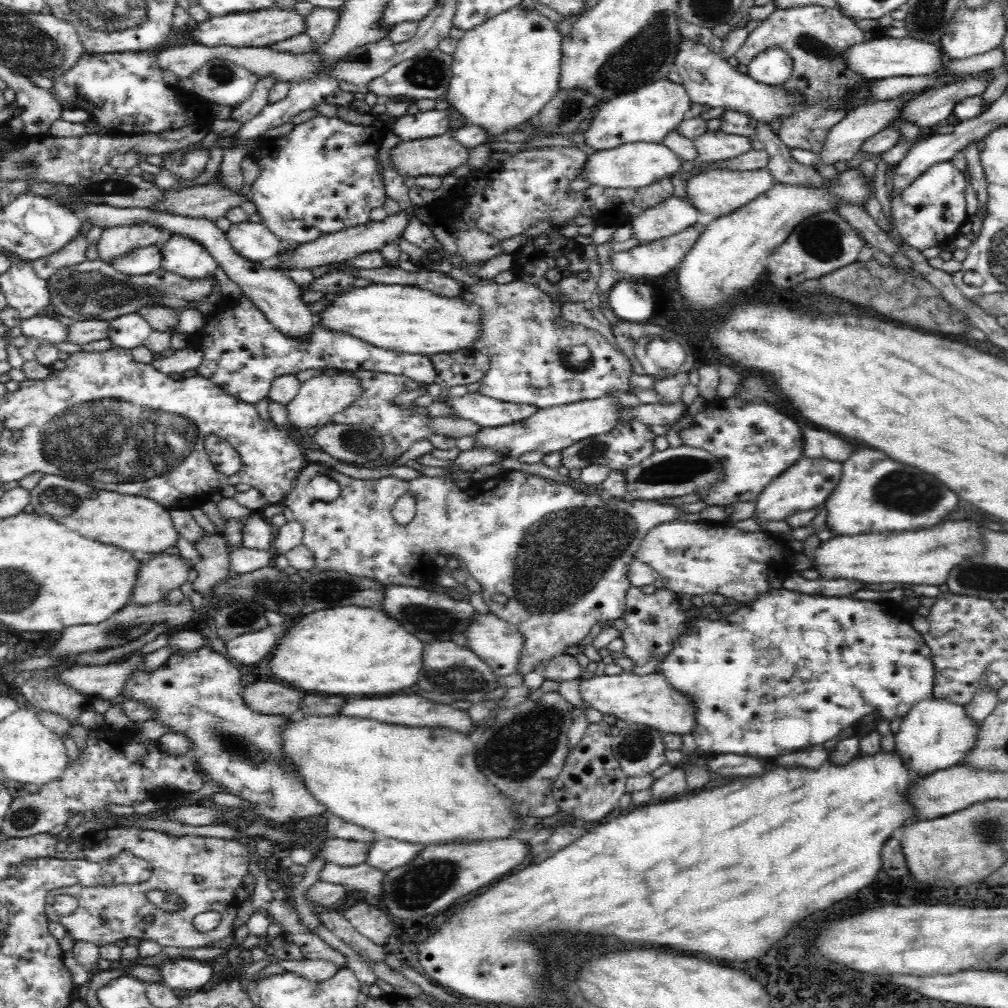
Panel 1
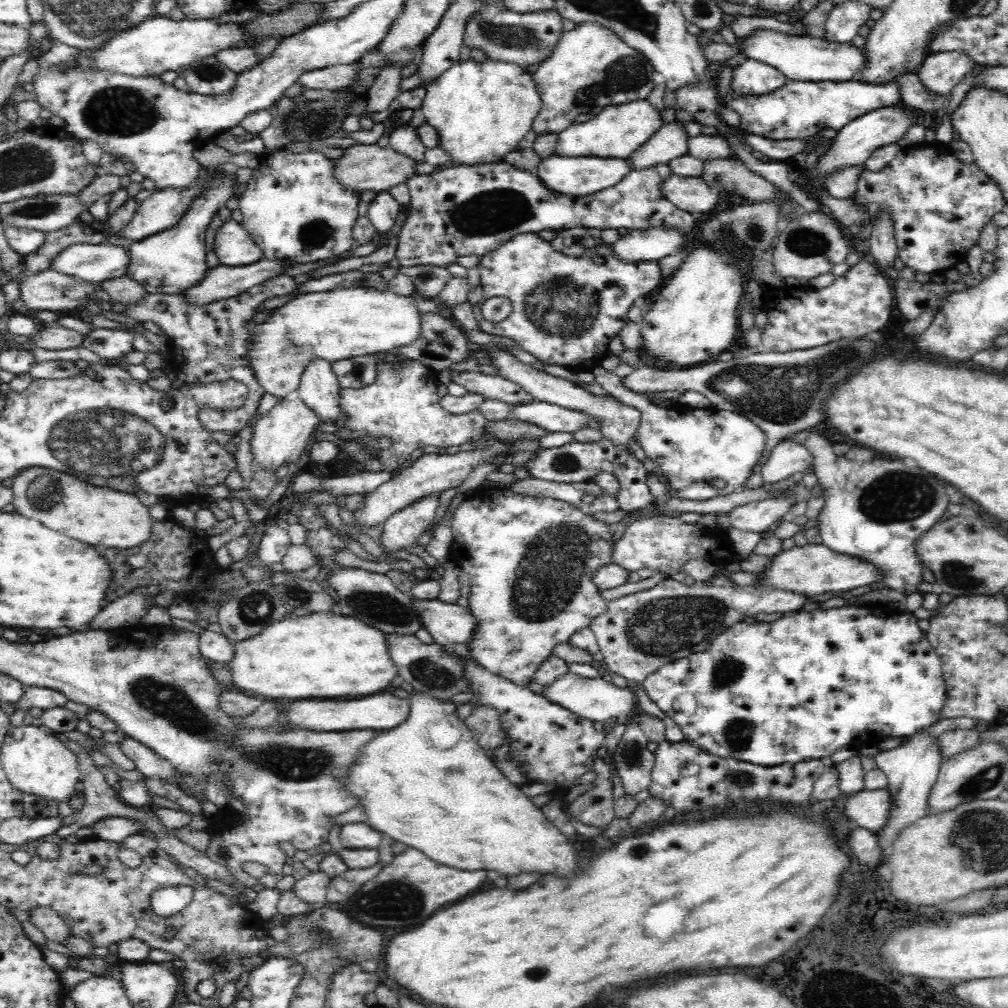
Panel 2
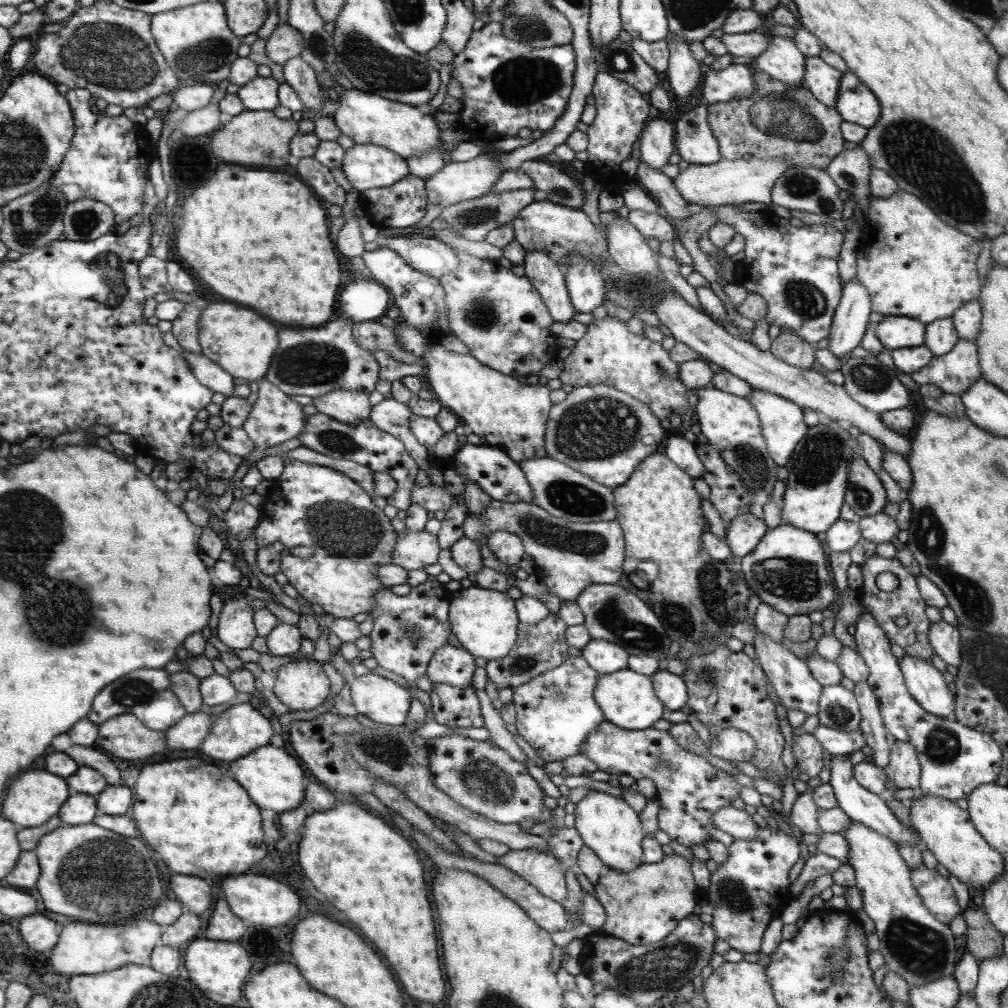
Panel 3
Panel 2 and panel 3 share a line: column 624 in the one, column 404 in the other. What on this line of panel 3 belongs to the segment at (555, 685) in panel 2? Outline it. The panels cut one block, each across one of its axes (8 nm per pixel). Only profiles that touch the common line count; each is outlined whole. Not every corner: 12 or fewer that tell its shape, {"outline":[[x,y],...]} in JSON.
{"outline":[[368,673],[345,683],[355,713],[399,726],[410,692]]}

